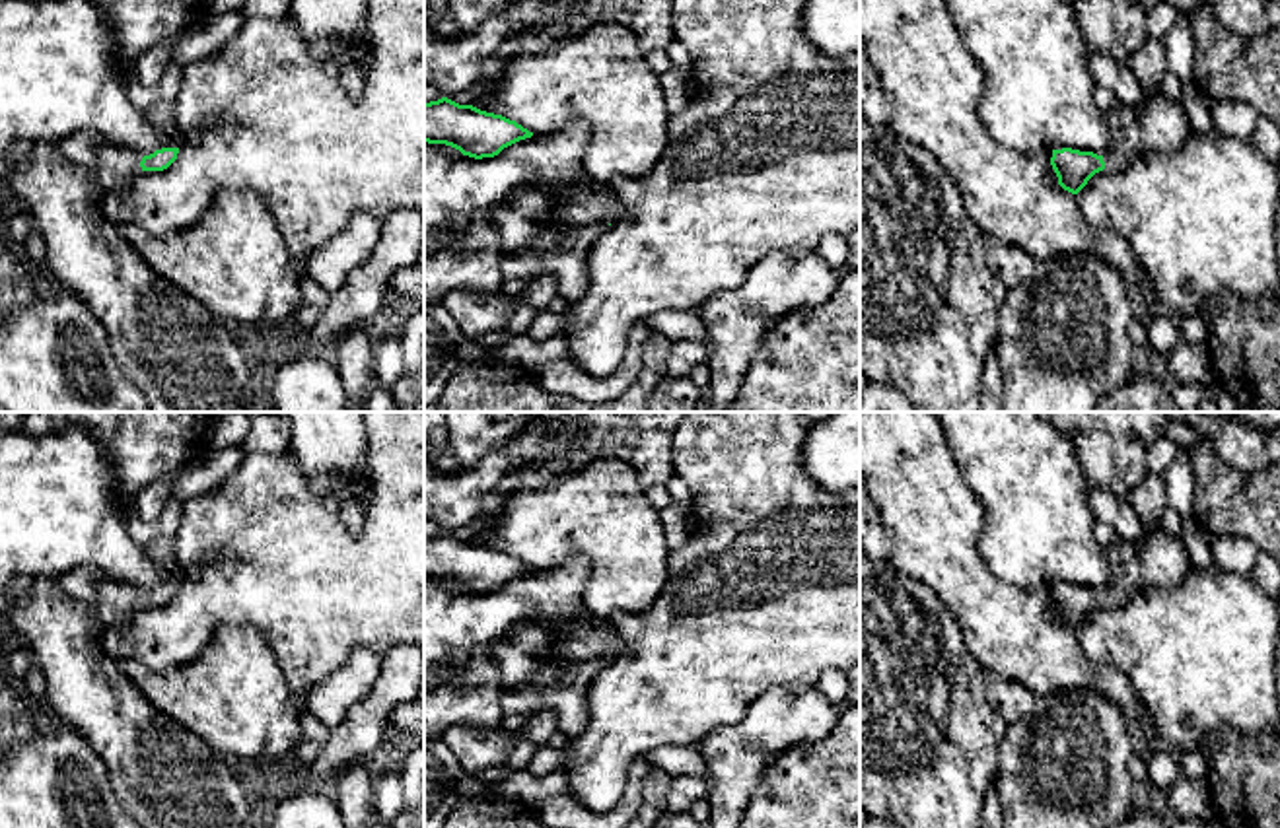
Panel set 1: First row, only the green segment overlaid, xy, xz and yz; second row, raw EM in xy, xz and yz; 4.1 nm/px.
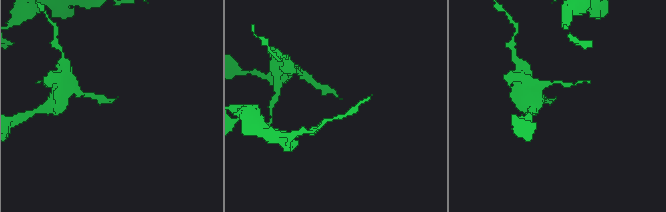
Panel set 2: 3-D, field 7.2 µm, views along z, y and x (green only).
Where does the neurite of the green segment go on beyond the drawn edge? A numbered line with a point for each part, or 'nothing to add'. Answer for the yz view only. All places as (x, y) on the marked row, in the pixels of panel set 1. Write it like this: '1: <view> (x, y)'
1: yz (1160, 125)

